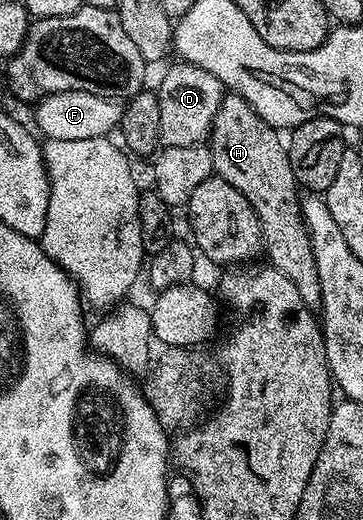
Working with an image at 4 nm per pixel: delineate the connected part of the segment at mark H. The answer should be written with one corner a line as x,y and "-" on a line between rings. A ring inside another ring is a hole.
228,92
224,96
218,115
211,124
209,148
213,159
214,176
225,179
253,207
263,232
265,254
272,266
297,287
297,295
307,308
315,311
322,302
321,283
311,250
311,240
303,227
301,187
295,182
293,167
289,163
287,146
280,130
273,128
241,95

